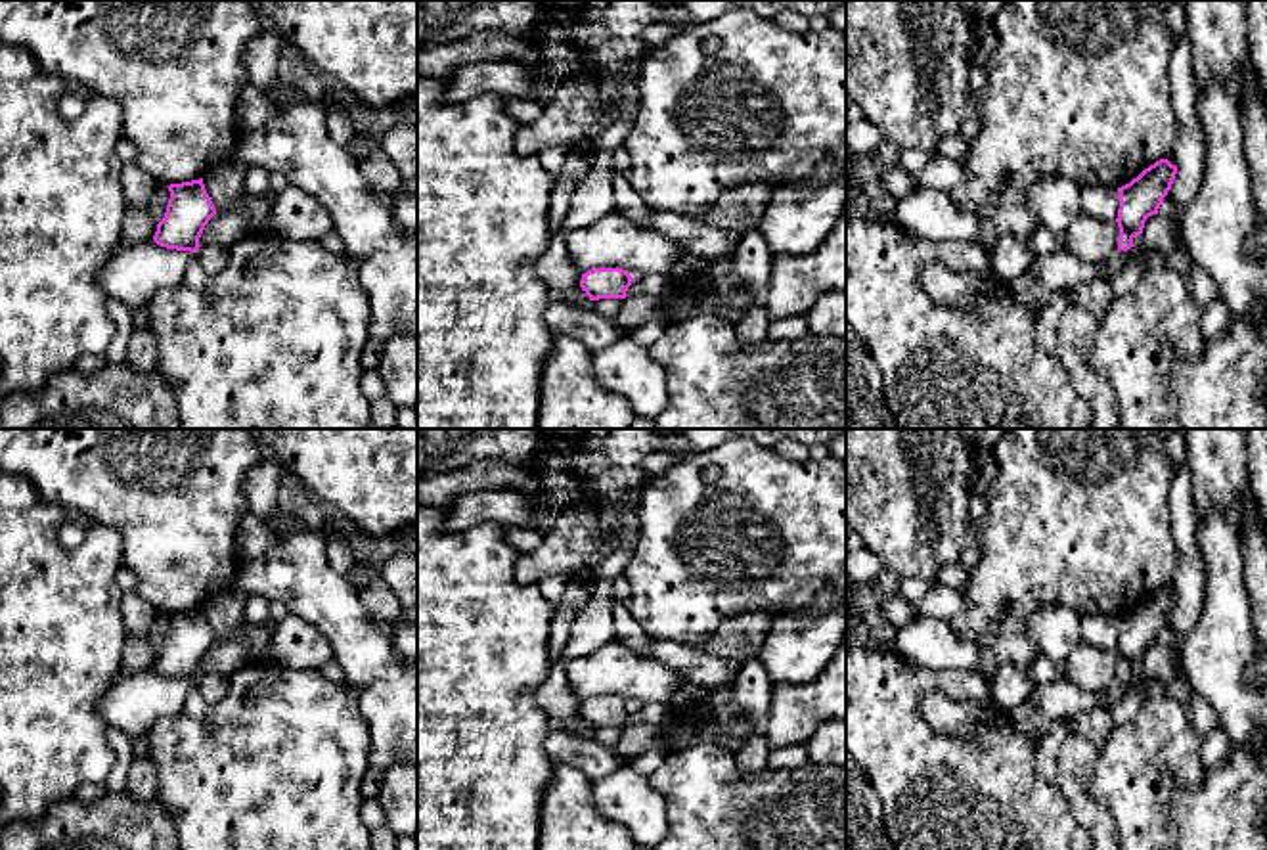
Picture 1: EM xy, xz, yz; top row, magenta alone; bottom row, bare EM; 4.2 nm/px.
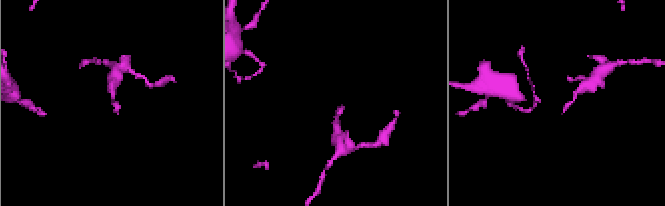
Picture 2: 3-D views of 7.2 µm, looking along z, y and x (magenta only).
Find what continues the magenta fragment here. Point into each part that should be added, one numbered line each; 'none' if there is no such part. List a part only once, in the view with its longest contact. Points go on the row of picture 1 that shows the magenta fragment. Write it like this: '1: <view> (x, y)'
none

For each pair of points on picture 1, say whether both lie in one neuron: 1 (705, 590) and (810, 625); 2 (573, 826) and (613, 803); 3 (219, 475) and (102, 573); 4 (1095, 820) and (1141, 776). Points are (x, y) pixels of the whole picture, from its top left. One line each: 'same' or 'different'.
1: different
2: different
3: different
4: different

